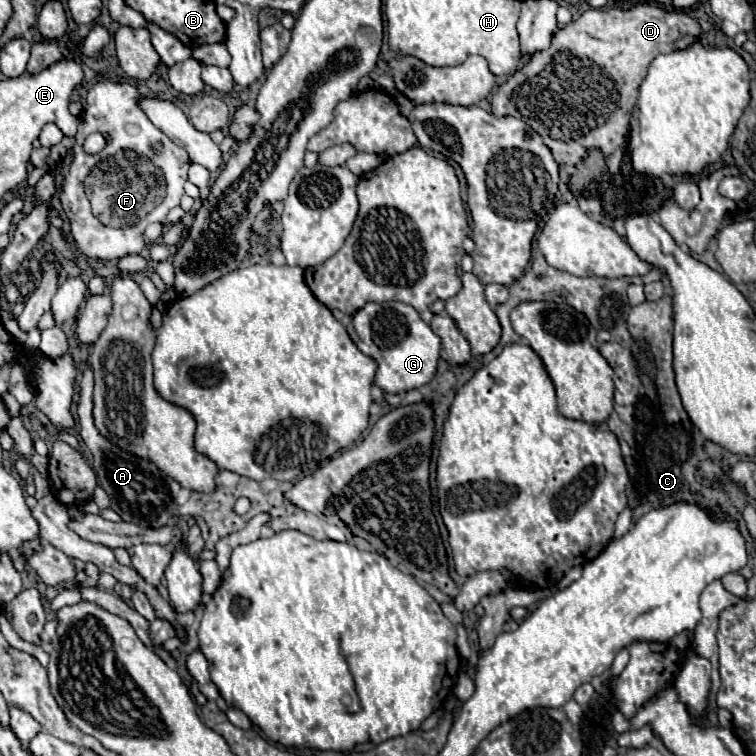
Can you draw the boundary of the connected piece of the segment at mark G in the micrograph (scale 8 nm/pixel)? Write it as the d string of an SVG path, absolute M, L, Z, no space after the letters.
M368 302L364 308L352 314L348 334L358 350L376 360L378 370L374 384L384 392L398 394L420 388L428 384L436 372L442 342L418 316L418 312L404 302Z

